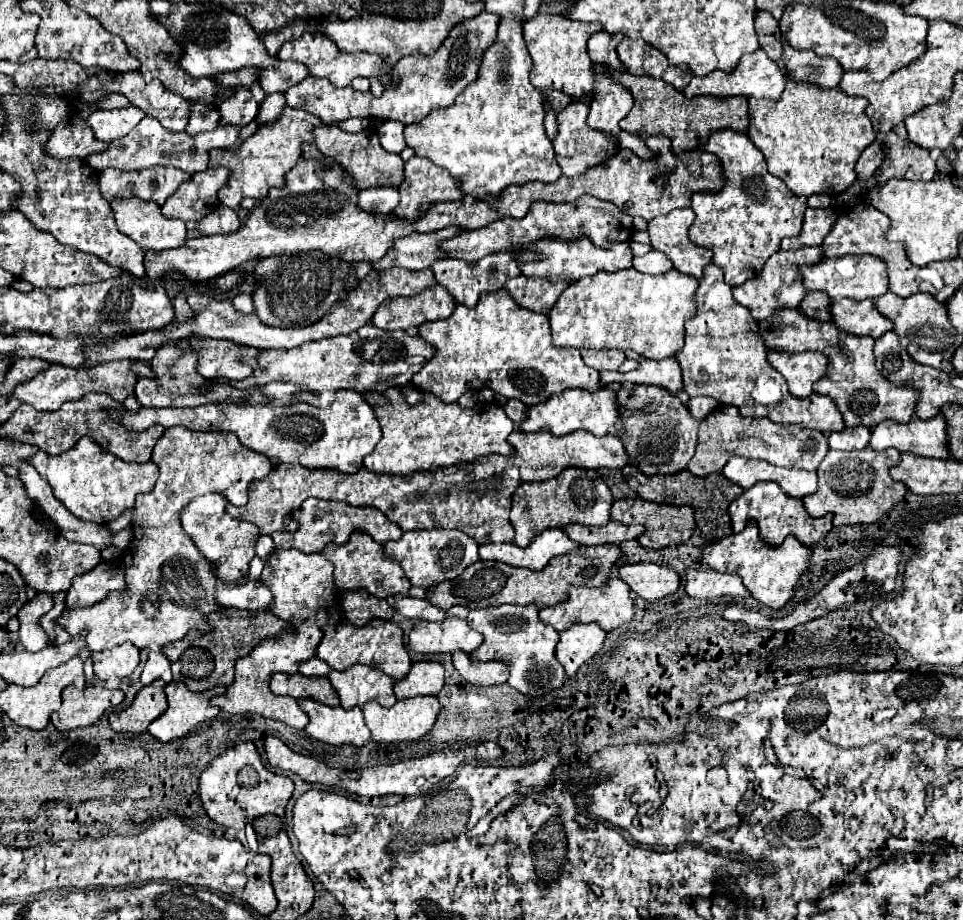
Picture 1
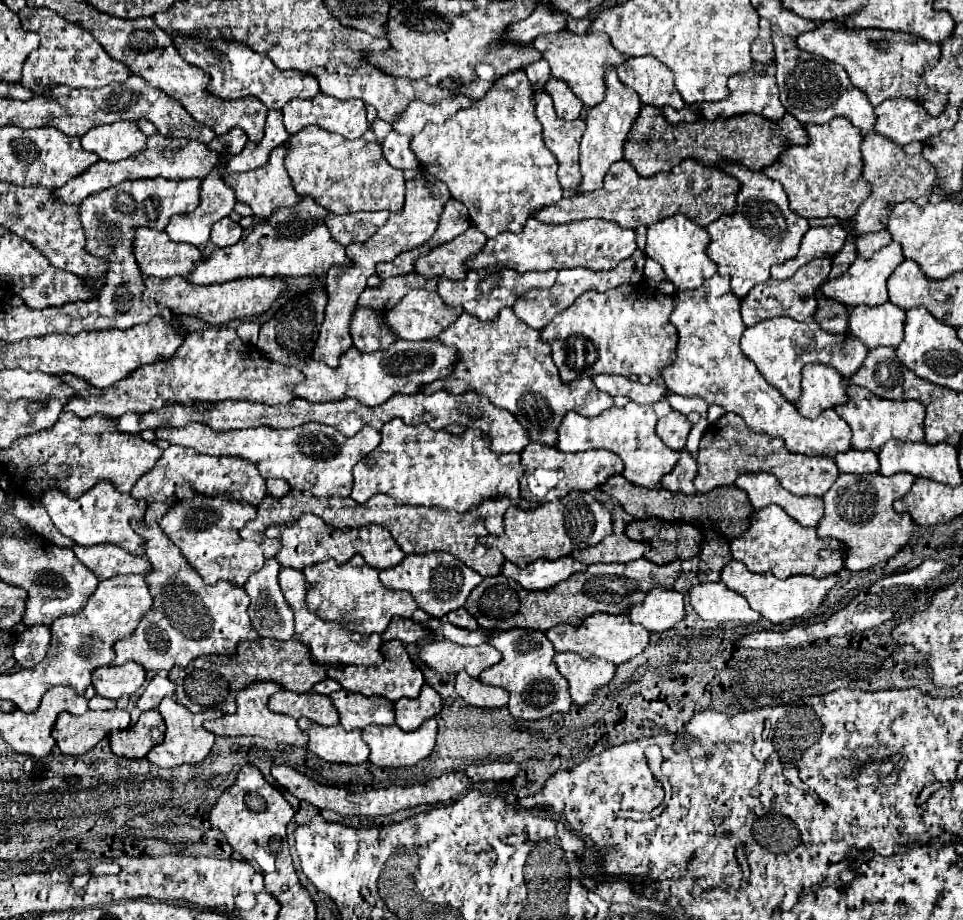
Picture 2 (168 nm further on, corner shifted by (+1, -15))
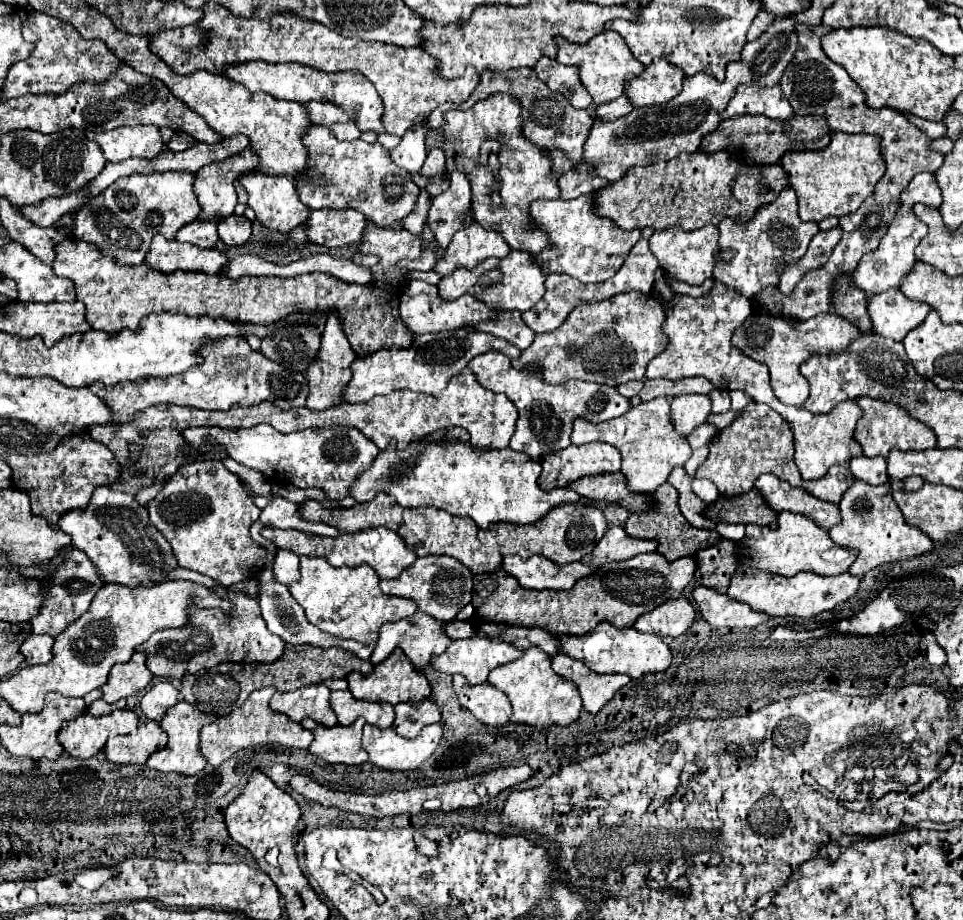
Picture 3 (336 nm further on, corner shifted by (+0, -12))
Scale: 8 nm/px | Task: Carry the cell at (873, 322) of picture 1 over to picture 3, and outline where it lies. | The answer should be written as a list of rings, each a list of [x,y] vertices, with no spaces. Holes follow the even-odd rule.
[[[889,289],[879,297],[871,297],[867,311],[873,321],[871,333],[903,341],[903,337],[923,323],[931,307],[919,301],[907,299],[899,289]]]

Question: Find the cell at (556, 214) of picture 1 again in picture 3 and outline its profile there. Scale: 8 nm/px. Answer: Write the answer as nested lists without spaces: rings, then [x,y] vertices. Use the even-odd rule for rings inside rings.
[[[591,195],[563,201],[563,199],[537,199],[531,205],[531,221],[537,229],[547,233],[549,247],[539,253],[529,253],[539,265],[543,275],[567,273],[583,283],[601,283],[617,273],[627,259],[631,247],[639,241],[639,229],[619,229],[613,221],[593,215]]]

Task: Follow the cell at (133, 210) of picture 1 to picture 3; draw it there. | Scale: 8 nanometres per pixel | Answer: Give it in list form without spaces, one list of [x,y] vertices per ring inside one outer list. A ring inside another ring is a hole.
[[[155,235],[145,255],[145,263],[147,267],[161,273],[173,273],[177,269],[183,269],[213,275],[223,271],[227,257],[217,249],[201,249],[191,243],[181,243],[177,239],[169,241],[163,235]]]

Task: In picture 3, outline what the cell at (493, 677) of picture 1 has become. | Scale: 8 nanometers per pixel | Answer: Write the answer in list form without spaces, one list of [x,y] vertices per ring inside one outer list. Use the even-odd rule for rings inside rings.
[[[463,675],[453,677],[453,689],[463,707],[467,707],[485,725],[503,725],[511,717],[511,703],[505,693],[491,683],[469,685]]]

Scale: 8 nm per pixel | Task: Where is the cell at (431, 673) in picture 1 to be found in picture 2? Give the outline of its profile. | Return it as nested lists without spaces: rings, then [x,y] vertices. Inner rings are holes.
[[[424,684],[422,692],[418,698],[400,698],[396,704],[396,724],[406,730],[412,732],[416,730],[422,722],[426,722],[428,718],[434,718],[440,708],[442,708],[442,700],[438,696],[438,692],[434,692],[432,686]]]

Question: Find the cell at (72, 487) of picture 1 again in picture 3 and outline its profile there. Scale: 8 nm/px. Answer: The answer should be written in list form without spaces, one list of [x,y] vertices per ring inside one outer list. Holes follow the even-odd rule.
[[[99,487],[85,509],[63,513],[57,527],[71,535],[73,547],[81,549],[93,561],[103,583],[155,585],[177,567],[169,541],[151,525],[147,511],[129,493]]]

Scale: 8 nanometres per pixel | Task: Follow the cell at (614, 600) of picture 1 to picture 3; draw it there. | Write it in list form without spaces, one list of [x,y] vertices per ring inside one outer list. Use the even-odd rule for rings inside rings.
[[[601,621],[599,625],[585,635],[555,635],[559,637],[559,653],[569,655],[573,659],[583,661],[595,673],[625,673],[633,679],[643,677],[647,673],[665,671],[673,659],[669,647],[661,641],[661,637],[651,633],[639,633],[633,627],[619,629],[609,621]]]

